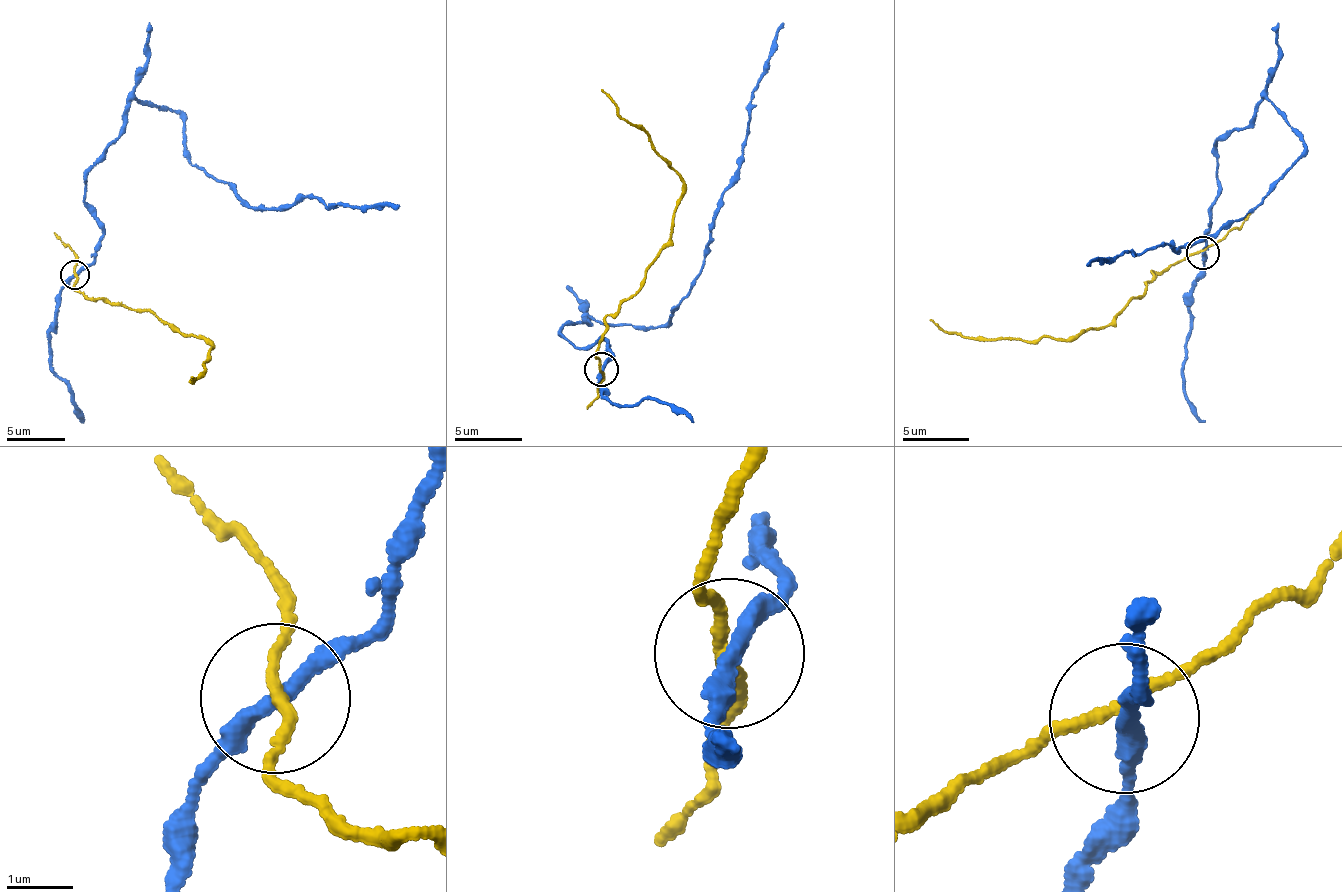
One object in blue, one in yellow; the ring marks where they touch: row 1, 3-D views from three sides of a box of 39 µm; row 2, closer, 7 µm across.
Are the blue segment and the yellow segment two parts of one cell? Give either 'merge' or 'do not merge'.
do not merge

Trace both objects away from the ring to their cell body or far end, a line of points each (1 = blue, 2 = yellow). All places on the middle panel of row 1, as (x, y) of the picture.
1: (602, 369), (606, 343), (580, 349), (561, 336), (594, 316), (667, 325), (704, 264), (782, 22)
2: (602, 369), (597, 355), (605, 321), (641, 285), (668, 241), (683, 178), (601, 88)

